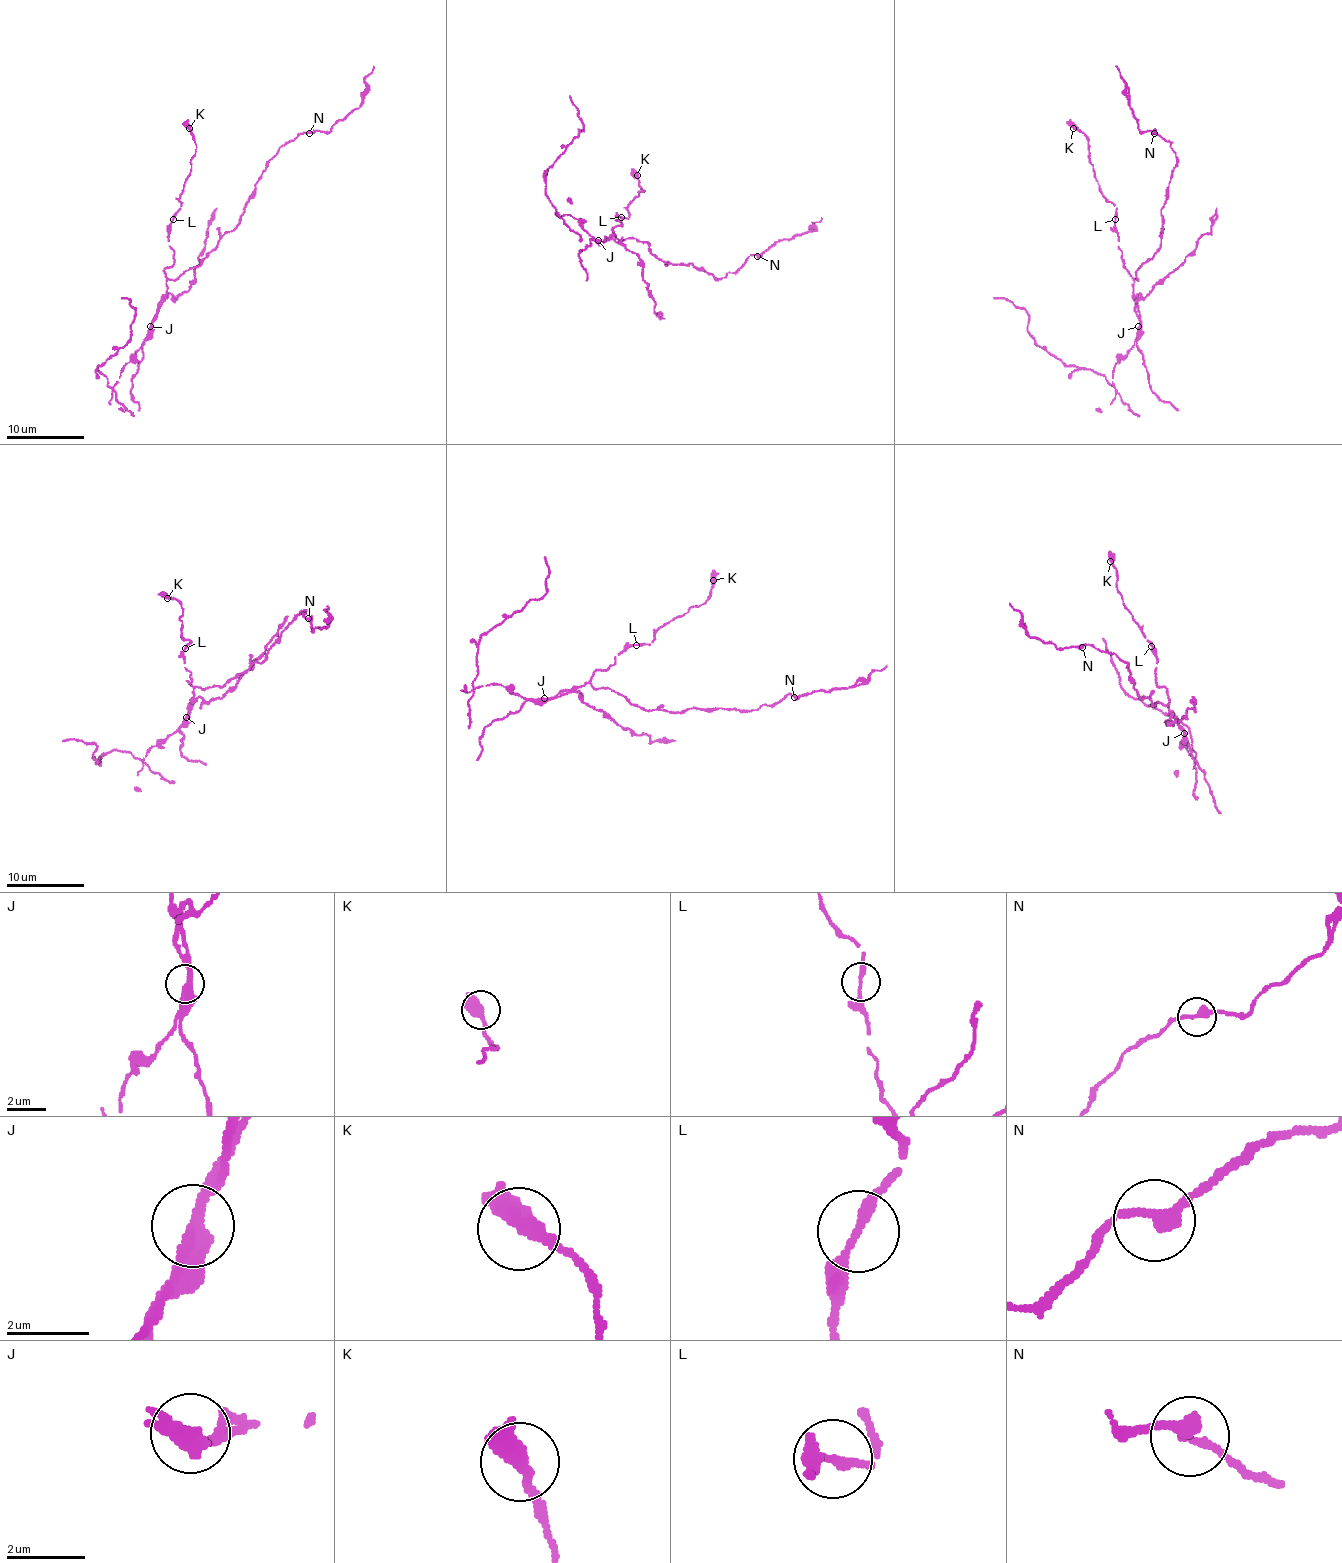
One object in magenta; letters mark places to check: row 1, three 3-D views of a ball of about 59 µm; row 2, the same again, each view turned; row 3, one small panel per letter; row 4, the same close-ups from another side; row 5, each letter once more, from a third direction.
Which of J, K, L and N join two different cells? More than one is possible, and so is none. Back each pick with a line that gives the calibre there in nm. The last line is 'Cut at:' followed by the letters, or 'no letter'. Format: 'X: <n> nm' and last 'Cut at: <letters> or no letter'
J: 380 nm
Cut at: J

